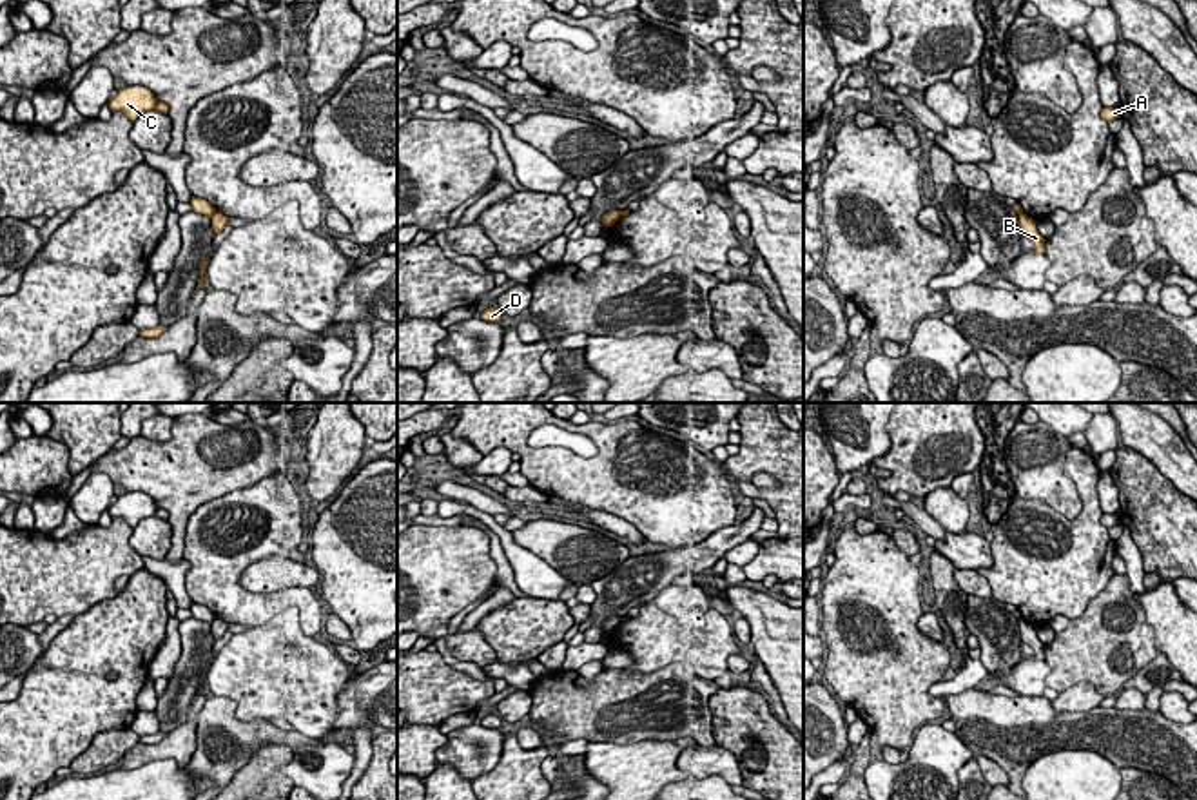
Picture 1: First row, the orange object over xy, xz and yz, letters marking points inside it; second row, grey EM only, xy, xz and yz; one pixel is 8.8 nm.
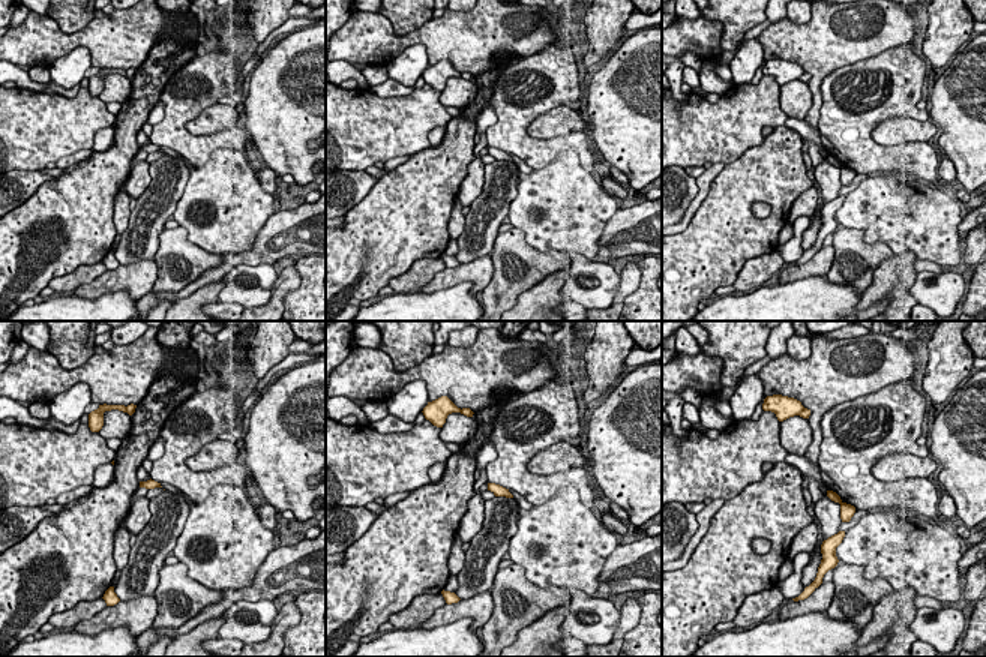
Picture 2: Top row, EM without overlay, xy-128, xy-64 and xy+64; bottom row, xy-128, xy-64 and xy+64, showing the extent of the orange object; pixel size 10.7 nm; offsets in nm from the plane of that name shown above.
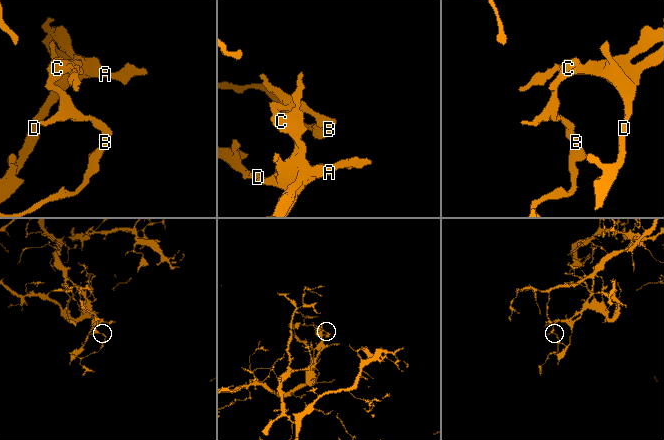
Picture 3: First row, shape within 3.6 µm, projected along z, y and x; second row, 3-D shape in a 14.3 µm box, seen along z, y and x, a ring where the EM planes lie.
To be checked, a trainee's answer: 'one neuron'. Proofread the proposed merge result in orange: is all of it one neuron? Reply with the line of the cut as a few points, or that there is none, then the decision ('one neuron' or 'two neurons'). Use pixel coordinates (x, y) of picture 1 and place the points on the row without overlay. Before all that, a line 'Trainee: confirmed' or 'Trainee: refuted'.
Trainee: refuted
cut xy (214, 617), (211, 623); two neurons

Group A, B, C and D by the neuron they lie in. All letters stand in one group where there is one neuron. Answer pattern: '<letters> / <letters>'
A B D / C

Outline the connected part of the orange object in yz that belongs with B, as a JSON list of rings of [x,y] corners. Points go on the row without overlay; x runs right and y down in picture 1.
[[[1023,619],[1019,620],[1019,635],[1021,635],[1021,640],[1034,649],[1034,657],[1037,660],[1046,660],[1045,644],[1037,639],[1036,628]]]

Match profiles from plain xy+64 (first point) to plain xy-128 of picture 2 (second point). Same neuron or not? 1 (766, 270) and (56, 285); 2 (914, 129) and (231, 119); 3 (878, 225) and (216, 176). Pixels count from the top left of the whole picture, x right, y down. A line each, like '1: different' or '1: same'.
1: same
2: same
3: same

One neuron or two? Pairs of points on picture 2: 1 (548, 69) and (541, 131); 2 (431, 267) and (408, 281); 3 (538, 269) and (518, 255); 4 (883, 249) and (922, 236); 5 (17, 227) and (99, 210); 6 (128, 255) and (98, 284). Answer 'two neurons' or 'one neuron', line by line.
1: two neurons
2: one neuron
3: one neuron
4: two neurons
5: one neuron
6: two neurons

